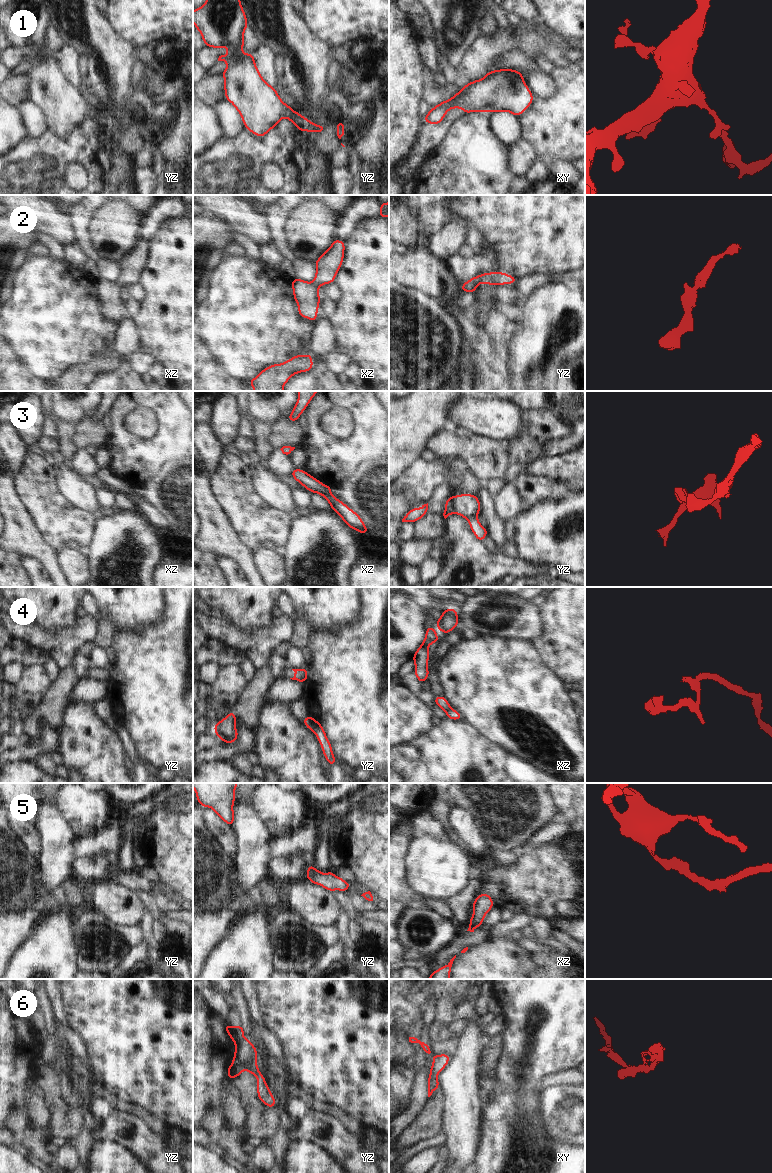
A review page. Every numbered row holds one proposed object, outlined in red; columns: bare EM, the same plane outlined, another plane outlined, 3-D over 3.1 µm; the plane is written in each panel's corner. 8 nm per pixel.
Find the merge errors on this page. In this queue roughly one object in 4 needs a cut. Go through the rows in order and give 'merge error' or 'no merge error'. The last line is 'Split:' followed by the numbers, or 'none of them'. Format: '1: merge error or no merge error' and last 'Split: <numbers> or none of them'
1: no merge error
2: no merge error
3: merge error
4: merge error
5: no merge error
6: no merge error
Split: 3, 4

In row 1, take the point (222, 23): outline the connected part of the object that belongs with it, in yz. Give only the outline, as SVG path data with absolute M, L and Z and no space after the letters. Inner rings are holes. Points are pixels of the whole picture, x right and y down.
M207 0L201 7L193 10L193 23L201 33L206 47L228 49L227 55L218 58L218 61L227 63L226 69L221 73L224 77L225 99L231 102L241 115L245 129L255 136L264 137L271 129L277 127L283 117L286 117L300 132L324 131L325 125L314 124L285 104L276 89L262 78L254 61L254 54L243 53L244 32L248 27L248 21L240 0Z

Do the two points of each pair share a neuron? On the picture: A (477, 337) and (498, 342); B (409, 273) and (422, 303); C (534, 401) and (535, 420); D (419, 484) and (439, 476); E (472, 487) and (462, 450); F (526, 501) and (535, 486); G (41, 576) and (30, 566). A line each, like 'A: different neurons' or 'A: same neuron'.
A: different neurons
B: different neurons
C: different neurons
D: same neuron
E: different neurons
F: same neuron
G: same neuron

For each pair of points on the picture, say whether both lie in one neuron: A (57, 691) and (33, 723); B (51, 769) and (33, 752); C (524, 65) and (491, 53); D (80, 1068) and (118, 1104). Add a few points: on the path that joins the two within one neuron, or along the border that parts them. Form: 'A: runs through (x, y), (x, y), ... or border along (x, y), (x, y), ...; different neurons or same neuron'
A: runs through (54, 699), (38, 715); same neuron
B: border along (50, 753), (40, 753), (32, 761); different neurons
C: border along (526, 57), (517, 52), (508, 52), (490, 69); different neurons
D: border along (94, 1083), (91, 1091), (95, 1096); different neurons

